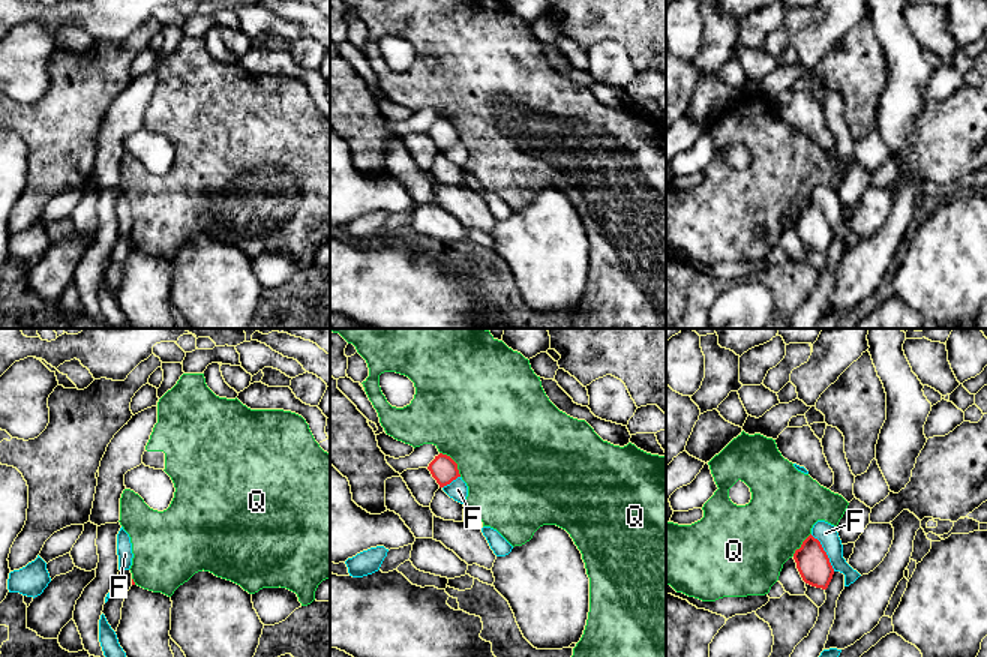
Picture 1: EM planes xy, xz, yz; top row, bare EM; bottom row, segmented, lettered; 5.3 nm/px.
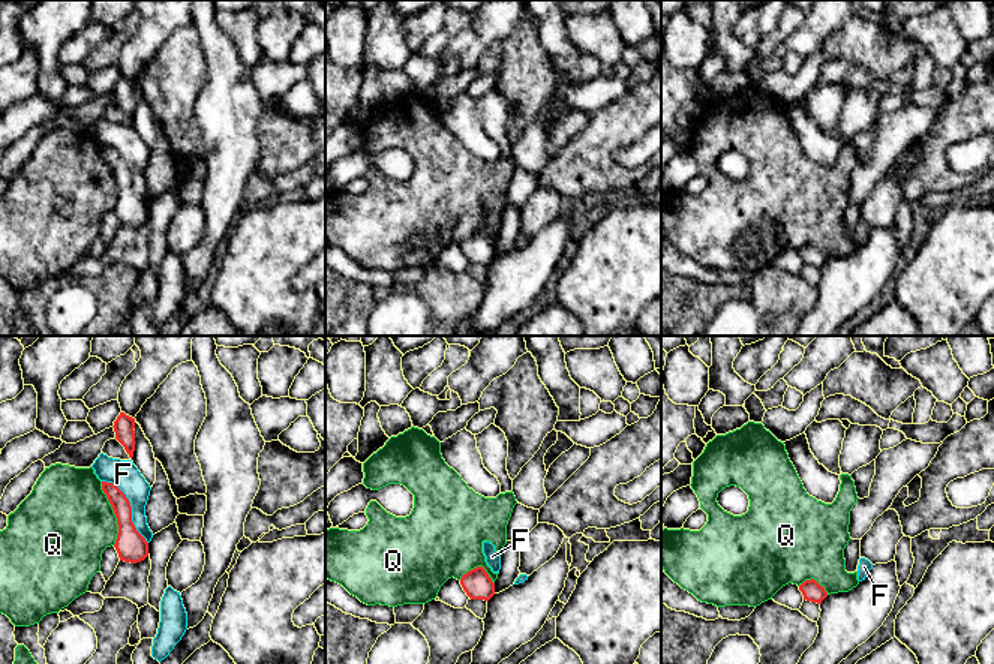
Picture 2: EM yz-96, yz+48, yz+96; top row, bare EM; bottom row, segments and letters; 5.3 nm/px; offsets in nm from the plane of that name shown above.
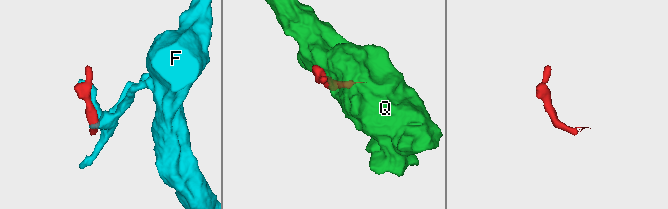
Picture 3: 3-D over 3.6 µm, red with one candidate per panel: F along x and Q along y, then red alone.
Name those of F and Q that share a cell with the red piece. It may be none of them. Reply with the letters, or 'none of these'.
none of these

